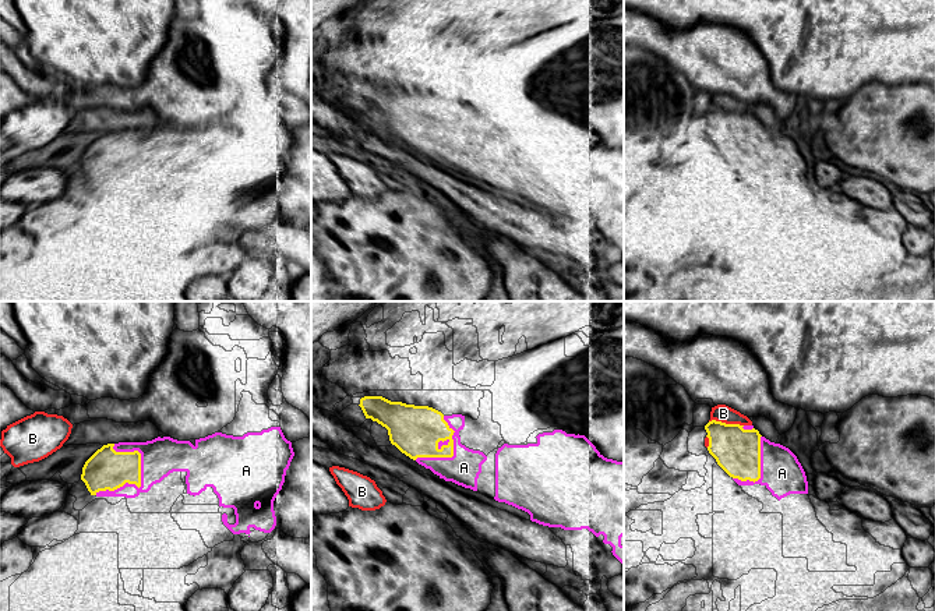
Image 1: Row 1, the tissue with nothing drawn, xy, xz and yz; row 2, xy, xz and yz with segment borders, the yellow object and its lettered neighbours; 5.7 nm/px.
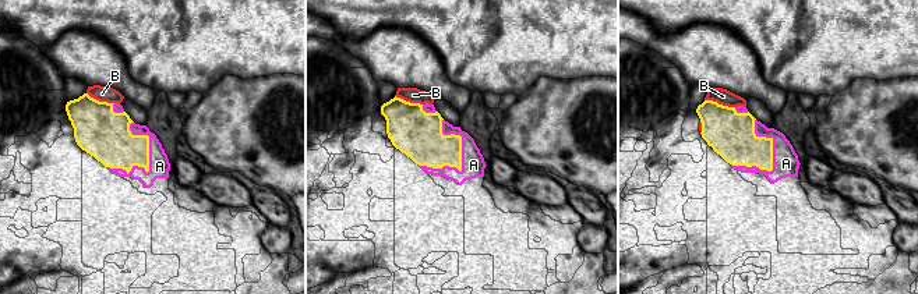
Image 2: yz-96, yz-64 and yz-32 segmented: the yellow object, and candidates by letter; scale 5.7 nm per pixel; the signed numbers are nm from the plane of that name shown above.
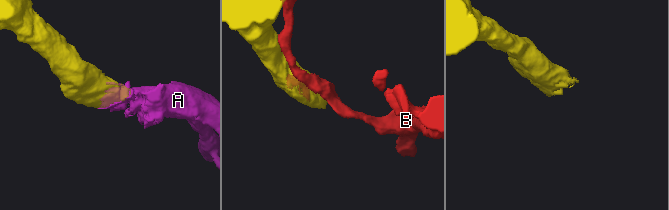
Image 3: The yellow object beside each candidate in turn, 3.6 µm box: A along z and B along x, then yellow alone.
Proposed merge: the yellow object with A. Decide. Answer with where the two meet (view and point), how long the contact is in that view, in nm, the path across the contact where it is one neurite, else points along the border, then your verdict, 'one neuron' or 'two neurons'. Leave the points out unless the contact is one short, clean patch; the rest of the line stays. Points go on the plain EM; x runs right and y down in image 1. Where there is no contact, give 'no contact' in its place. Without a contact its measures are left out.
xy (133, 170) | 360 nm | one neuron

